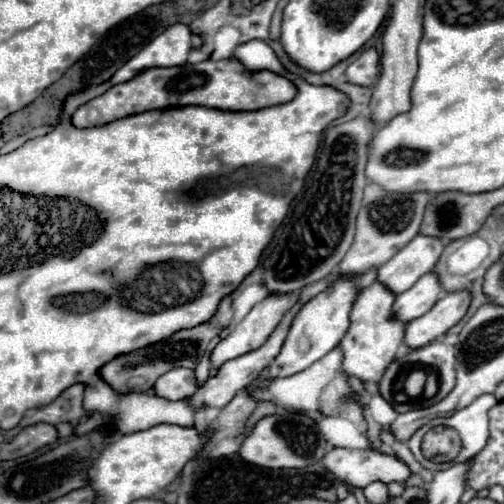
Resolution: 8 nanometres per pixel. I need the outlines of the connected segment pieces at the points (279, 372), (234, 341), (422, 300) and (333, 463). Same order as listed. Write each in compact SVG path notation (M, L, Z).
M337 280L337 284L329 284L329 288L325 288L325 292L321 292L321 296L315 296L313 300L309 300L309 304L305 304L305 308L301 308L301 312L295 316L295 320L289 328L287 340L285 340L279 356L269 366L267 376L285 378L285 376L297 374L297 372L309 368L319 358L323 358L329 350L333 350L349 328L349 316L351 316L351 308L353 308L357 296L359 296L359 288L357 288L355 280Z
M293 292L293 296L267 296L245 316L241 324L235 326L225 340L215 346L211 362L221 366L227 360L261 348L261 344L269 338L269 332L281 324L281 316L285 316L293 304L297 304L297 292Z
M429 272L421 276L409 290L399 294L393 304L393 312L397 320L409 322L433 308L433 304L439 300L443 288L439 282L439 276L435 272Z
M333 448L323 458L323 464L339 480L355 488L365 488L371 482L405 484L411 476L411 470L403 460L391 454L381 454L377 450Z

